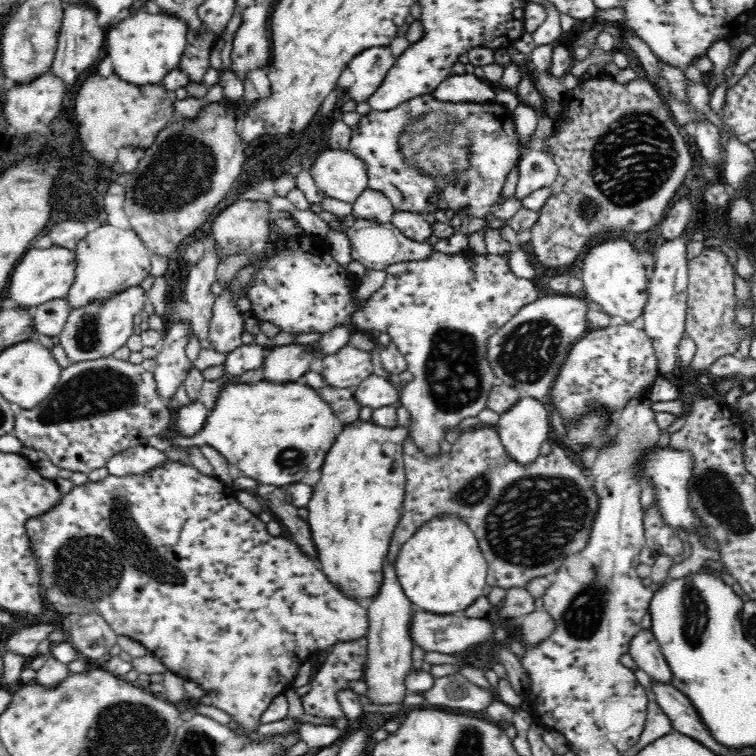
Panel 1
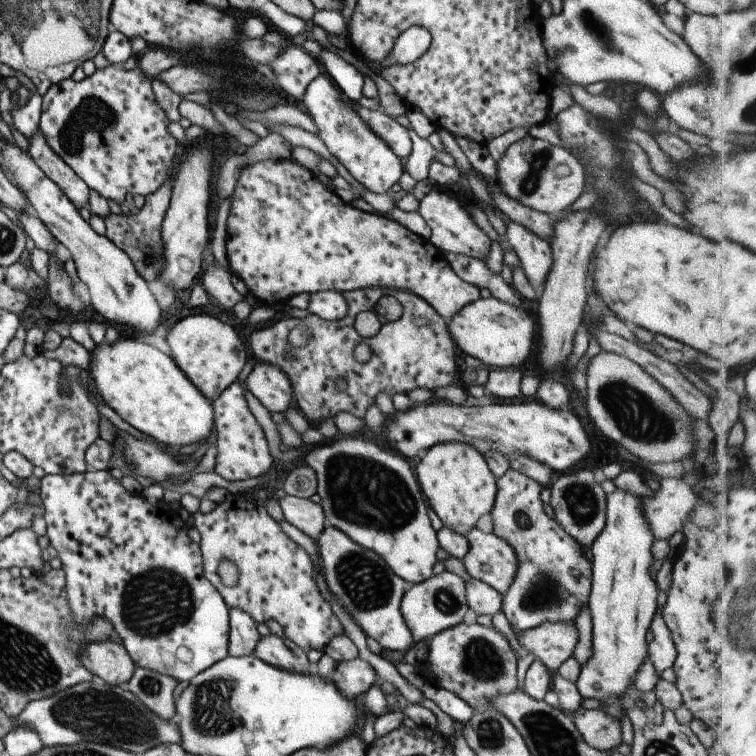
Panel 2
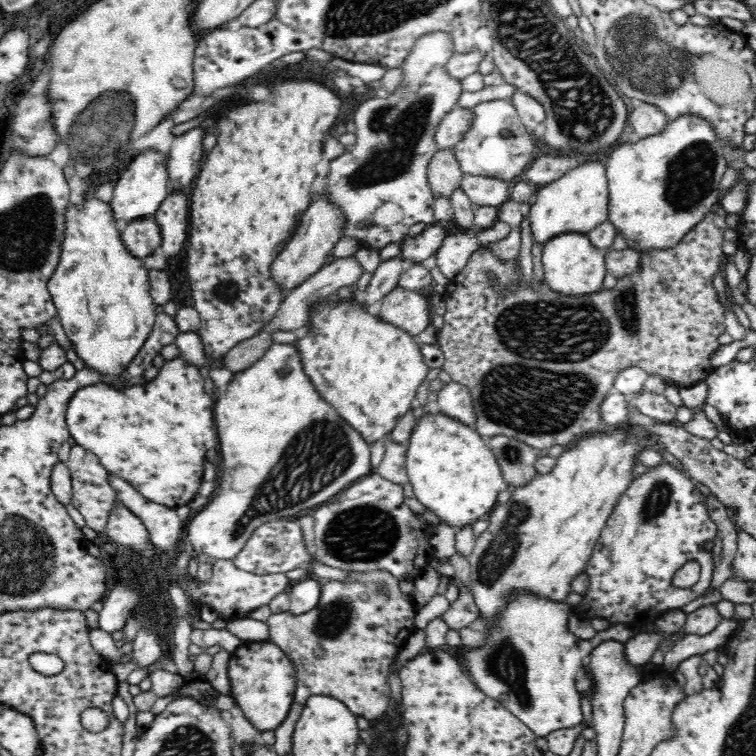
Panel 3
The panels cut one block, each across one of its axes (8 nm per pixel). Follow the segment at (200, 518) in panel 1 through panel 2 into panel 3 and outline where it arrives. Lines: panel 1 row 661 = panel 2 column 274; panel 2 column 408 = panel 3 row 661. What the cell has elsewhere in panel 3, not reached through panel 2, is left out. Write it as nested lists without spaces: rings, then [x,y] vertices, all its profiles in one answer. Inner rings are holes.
[[[246,641],[232,655],[228,677],[231,696],[260,733],[272,733],[283,724],[295,697],[296,668],[275,643]]]

